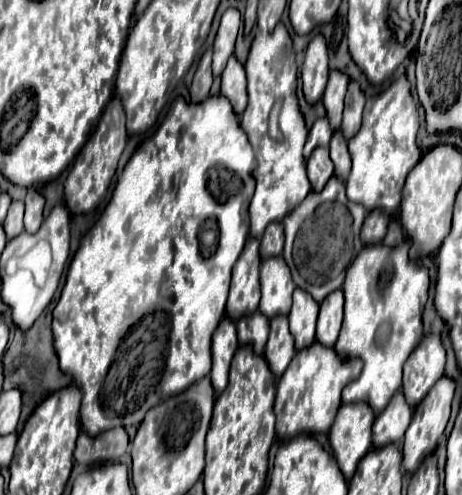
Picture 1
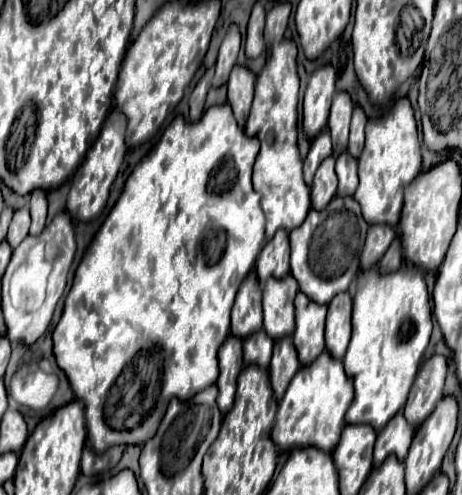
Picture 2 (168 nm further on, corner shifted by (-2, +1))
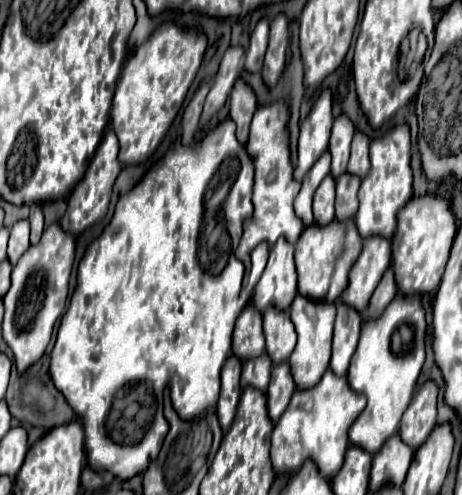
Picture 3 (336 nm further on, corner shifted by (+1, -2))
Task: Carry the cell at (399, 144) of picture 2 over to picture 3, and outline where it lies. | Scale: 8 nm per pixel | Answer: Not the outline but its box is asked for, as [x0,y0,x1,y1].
[356,125,412,239]

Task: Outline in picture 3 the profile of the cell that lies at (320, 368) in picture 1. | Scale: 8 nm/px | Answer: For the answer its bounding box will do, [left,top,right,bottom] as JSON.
[272,369,366,479]

